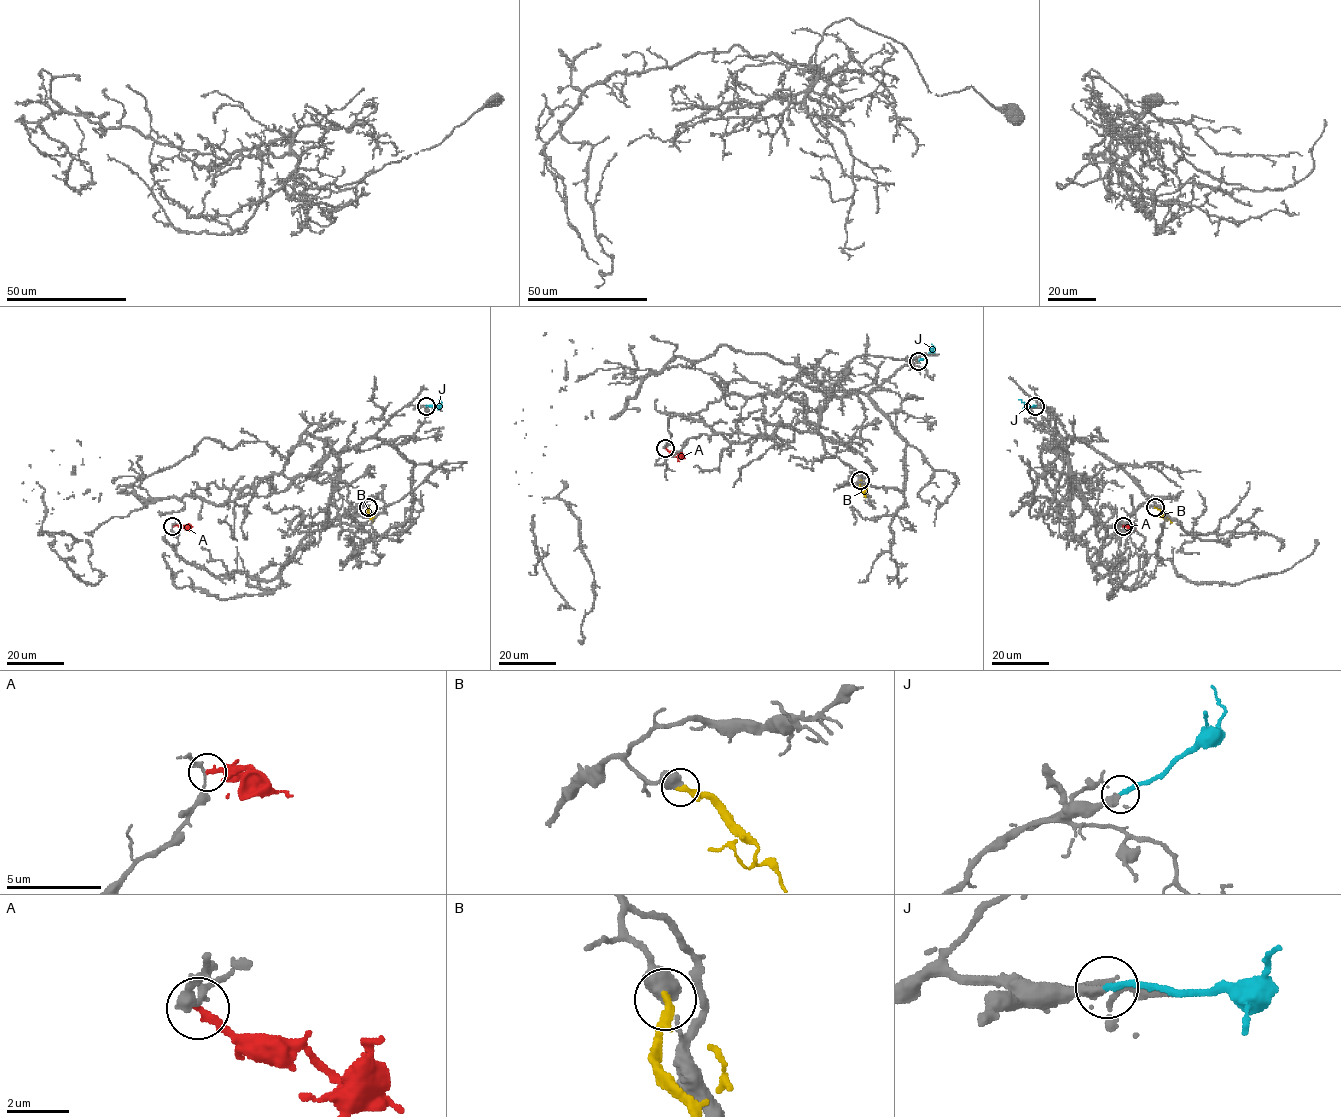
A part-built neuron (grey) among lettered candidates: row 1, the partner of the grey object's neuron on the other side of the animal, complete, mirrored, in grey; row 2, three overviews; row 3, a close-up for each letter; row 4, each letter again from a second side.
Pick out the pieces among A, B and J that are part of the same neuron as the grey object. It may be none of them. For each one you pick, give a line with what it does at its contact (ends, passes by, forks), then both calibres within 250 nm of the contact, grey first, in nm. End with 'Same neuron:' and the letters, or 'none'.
J: it ends there; 360 nm thick on the grey side, 200 nm on the other
Same neuron: J

